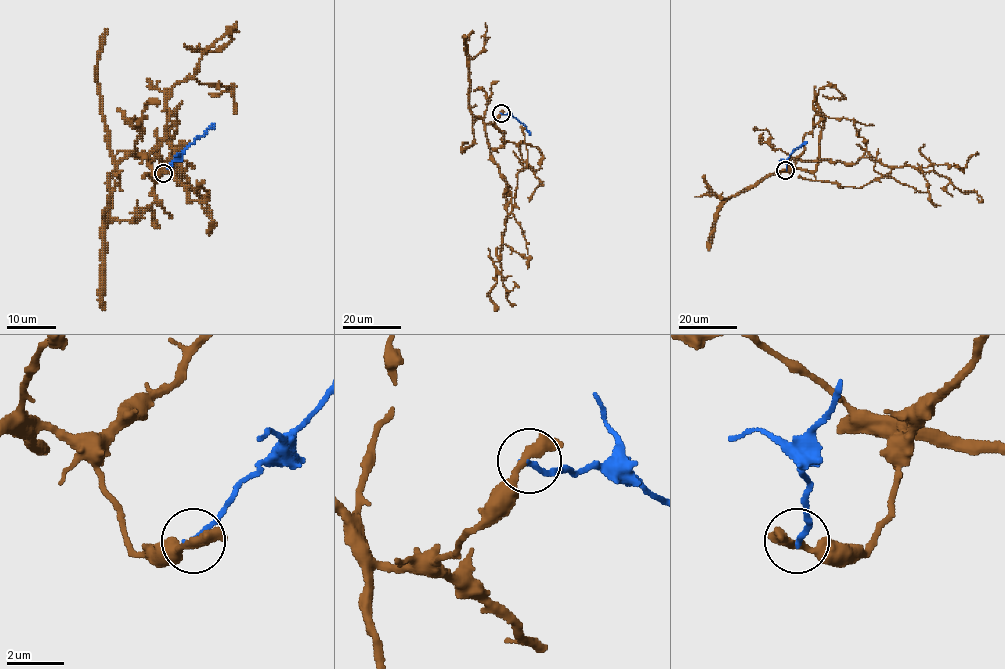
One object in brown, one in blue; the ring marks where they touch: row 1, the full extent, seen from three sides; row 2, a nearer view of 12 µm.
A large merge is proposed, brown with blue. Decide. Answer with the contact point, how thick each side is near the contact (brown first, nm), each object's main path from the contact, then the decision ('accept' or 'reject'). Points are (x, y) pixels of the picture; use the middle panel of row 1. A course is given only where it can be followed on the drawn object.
place (501, 113); calibres 320 and 180 nm; course brown (500, 113), (485, 131), (490, 158), (511, 193), (494, 263), (497, 283), (489, 293), (497, 305); course blue (501, 113), (518, 119), (530, 134); accept

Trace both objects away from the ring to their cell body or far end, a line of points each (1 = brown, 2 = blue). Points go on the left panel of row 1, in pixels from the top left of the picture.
1: (162, 172), (136, 155), (172, 161), (181, 151), (151, 176), (156, 200), (143, 211), (156, 221)
2: (164, 172), (213, 124)

